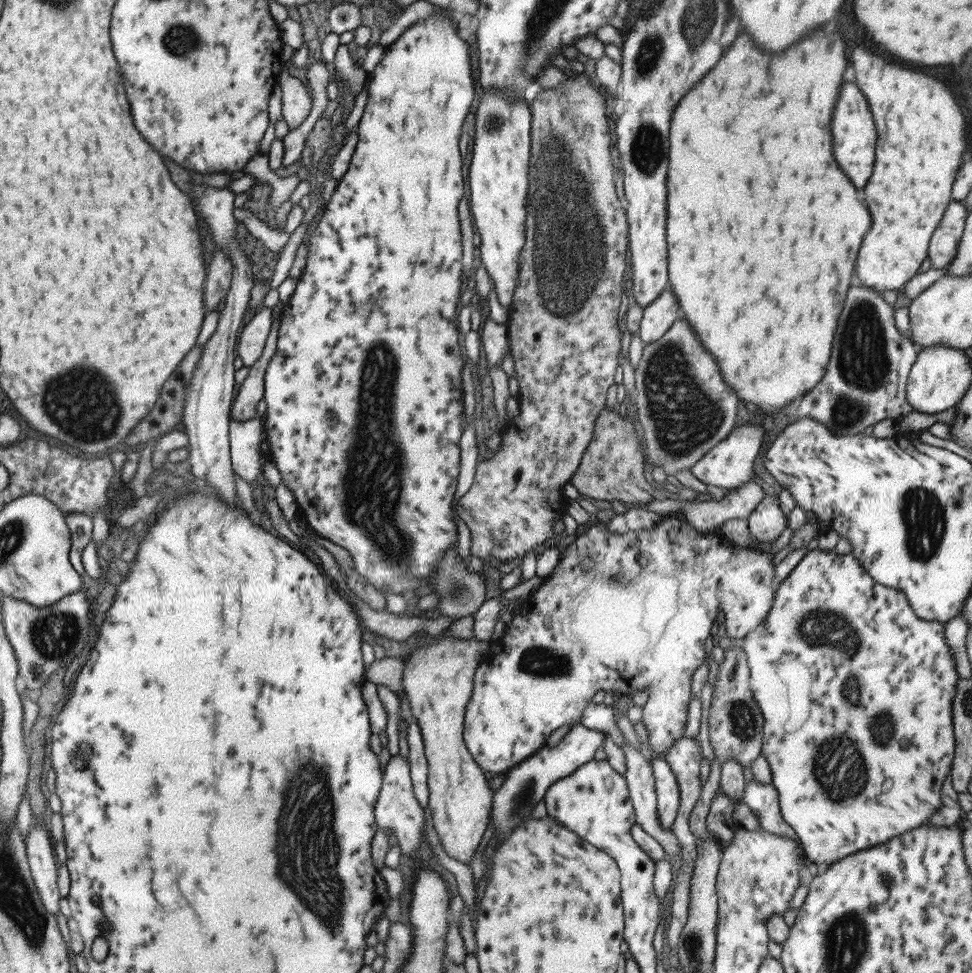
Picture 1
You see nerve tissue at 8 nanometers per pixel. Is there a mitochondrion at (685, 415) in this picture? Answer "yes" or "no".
yes

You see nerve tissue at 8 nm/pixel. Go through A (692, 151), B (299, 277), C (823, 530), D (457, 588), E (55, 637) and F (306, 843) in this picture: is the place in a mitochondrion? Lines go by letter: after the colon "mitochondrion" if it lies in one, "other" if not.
A: other
B: other
C: other
D: mitochondrion
E: mitochondrion
F: mitochondrion

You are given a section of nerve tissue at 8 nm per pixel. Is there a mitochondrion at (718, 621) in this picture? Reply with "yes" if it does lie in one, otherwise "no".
no

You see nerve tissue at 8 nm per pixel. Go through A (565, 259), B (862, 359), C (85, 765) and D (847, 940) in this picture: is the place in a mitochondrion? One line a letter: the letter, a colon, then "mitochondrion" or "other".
A: mitochondrion
B: mitochondrion
C: other
D: mitochondrion

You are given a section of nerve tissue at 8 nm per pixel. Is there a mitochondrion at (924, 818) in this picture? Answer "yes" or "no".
no

